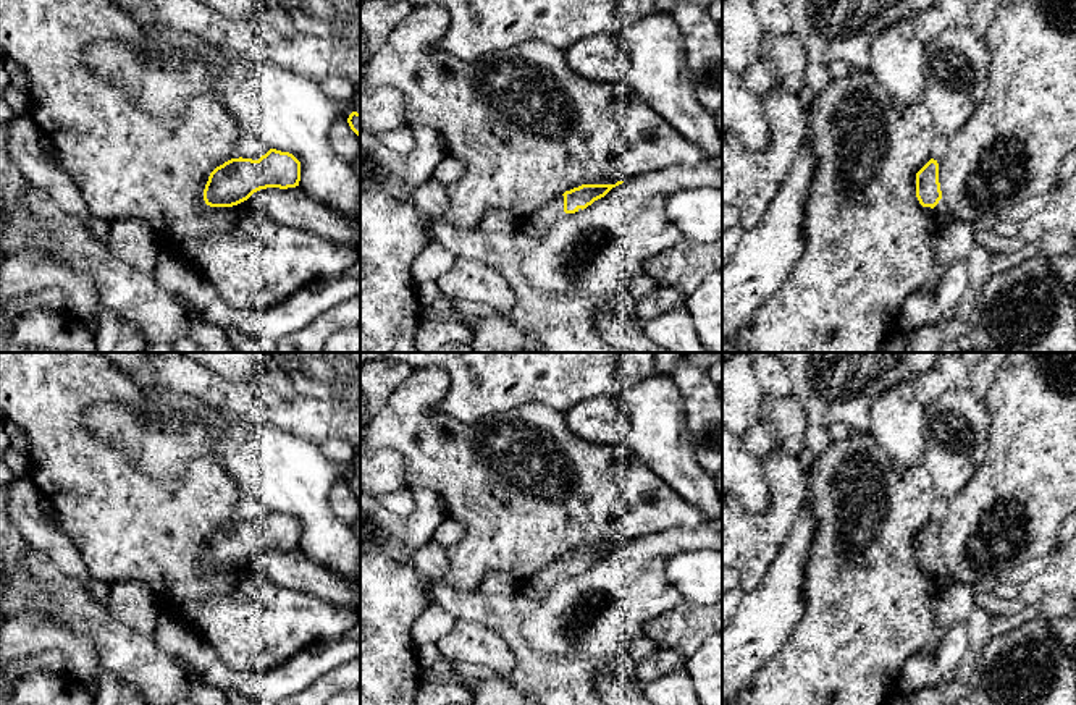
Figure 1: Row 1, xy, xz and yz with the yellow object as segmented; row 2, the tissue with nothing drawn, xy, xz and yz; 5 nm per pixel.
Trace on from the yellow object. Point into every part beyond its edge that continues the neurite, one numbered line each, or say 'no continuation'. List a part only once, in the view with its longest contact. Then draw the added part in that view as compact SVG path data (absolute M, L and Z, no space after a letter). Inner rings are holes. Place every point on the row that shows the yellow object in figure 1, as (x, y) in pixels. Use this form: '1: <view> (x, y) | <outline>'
1: xz (543, 219) | M557 196L551 202L533 212L530 217L522 218L520 228L533 236L541 236L565 215L564 196Z

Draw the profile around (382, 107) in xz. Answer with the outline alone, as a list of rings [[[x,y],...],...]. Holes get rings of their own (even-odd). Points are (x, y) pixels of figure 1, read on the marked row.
[[[360,63],[360,131],[373,136],[409,126],[406,99],[391,86],[373,86],[365,78],[367,63]]]

